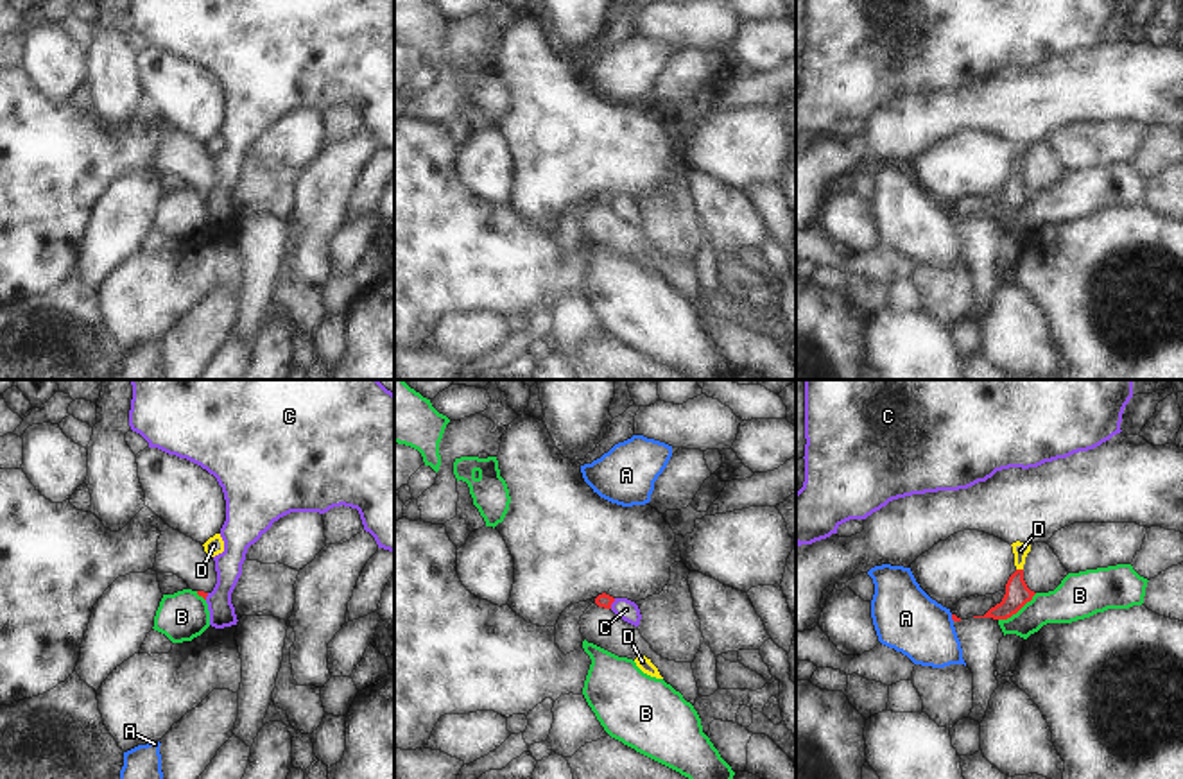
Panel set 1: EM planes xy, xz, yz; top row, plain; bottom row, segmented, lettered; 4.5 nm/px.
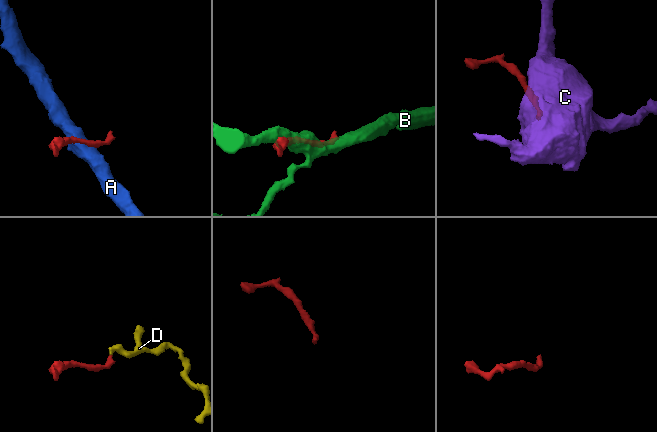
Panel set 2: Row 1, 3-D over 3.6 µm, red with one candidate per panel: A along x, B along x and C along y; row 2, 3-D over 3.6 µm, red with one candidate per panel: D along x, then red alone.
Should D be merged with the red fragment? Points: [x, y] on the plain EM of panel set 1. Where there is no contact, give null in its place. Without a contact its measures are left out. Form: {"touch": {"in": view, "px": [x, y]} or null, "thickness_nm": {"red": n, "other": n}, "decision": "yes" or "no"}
{"touch": {"in": "yz", "px": [1020, 169]}, "thickness_nm": {"red": 110, "other": 70}, "decision": "yes"}

